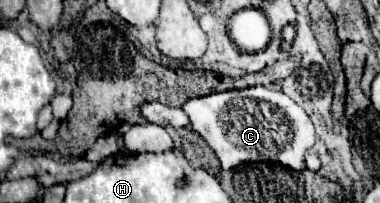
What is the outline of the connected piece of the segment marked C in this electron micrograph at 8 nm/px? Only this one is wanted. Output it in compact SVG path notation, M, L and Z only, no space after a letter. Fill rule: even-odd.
M247 87L195 97L183 103L193 131L197 131L221 161L223 169L247 161L279 161L295 171L303 169L303 155L315 143L311 117L291 97L267 87Z

